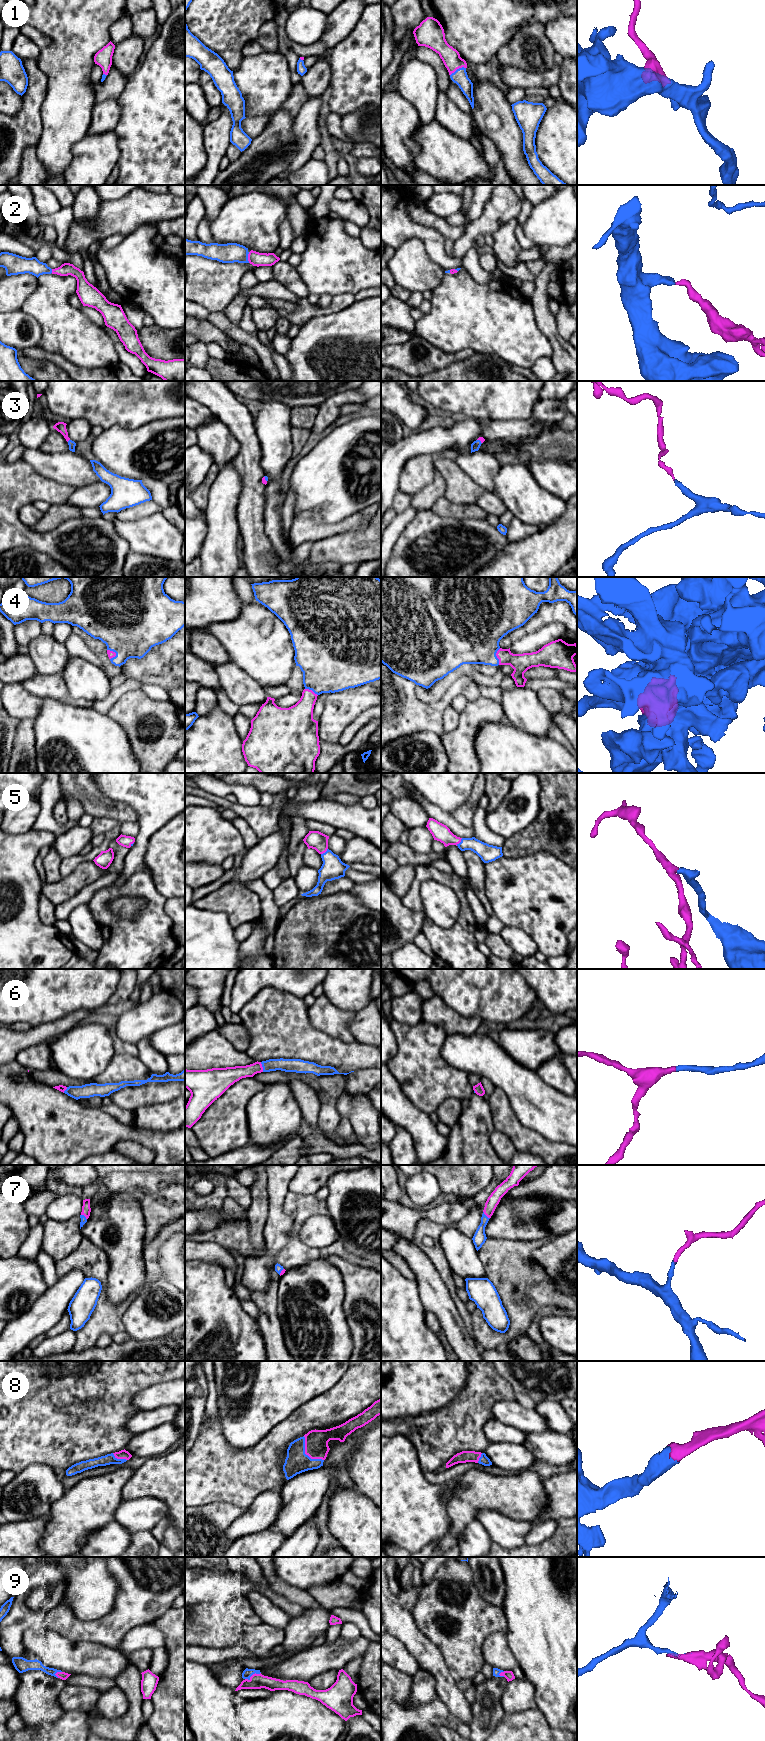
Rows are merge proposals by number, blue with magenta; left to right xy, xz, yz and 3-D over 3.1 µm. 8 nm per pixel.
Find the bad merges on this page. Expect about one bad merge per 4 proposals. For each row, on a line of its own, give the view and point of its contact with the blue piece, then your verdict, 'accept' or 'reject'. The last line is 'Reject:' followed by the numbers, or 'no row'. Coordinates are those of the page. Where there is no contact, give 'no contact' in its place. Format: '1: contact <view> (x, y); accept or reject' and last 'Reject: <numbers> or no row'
1: contact yz (457, 69); accept
2: contact xz (247, 257); accept
3: contact yz (480, 441); accept
4: contact yz (496, 656); accept
5: contact yz (460, 842); accept
6: contact xz (262, 1066); accept
7: contact yz (485, 1215); accept
8: contact xz (305, 1454); accept
9: contact xz (252, 1674); accept
Reject: no row

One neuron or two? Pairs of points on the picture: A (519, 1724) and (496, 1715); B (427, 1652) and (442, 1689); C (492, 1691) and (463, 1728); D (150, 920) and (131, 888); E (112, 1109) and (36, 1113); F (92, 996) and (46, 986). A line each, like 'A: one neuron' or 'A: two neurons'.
A: two neurons
B: one neuron
C: two neurons
D: one neuron
E: two neurons
F: one neuron

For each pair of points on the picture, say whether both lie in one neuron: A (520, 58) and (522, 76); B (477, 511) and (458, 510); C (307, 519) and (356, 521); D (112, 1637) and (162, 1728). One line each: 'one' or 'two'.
A: two
B: one
C: one
D: two

